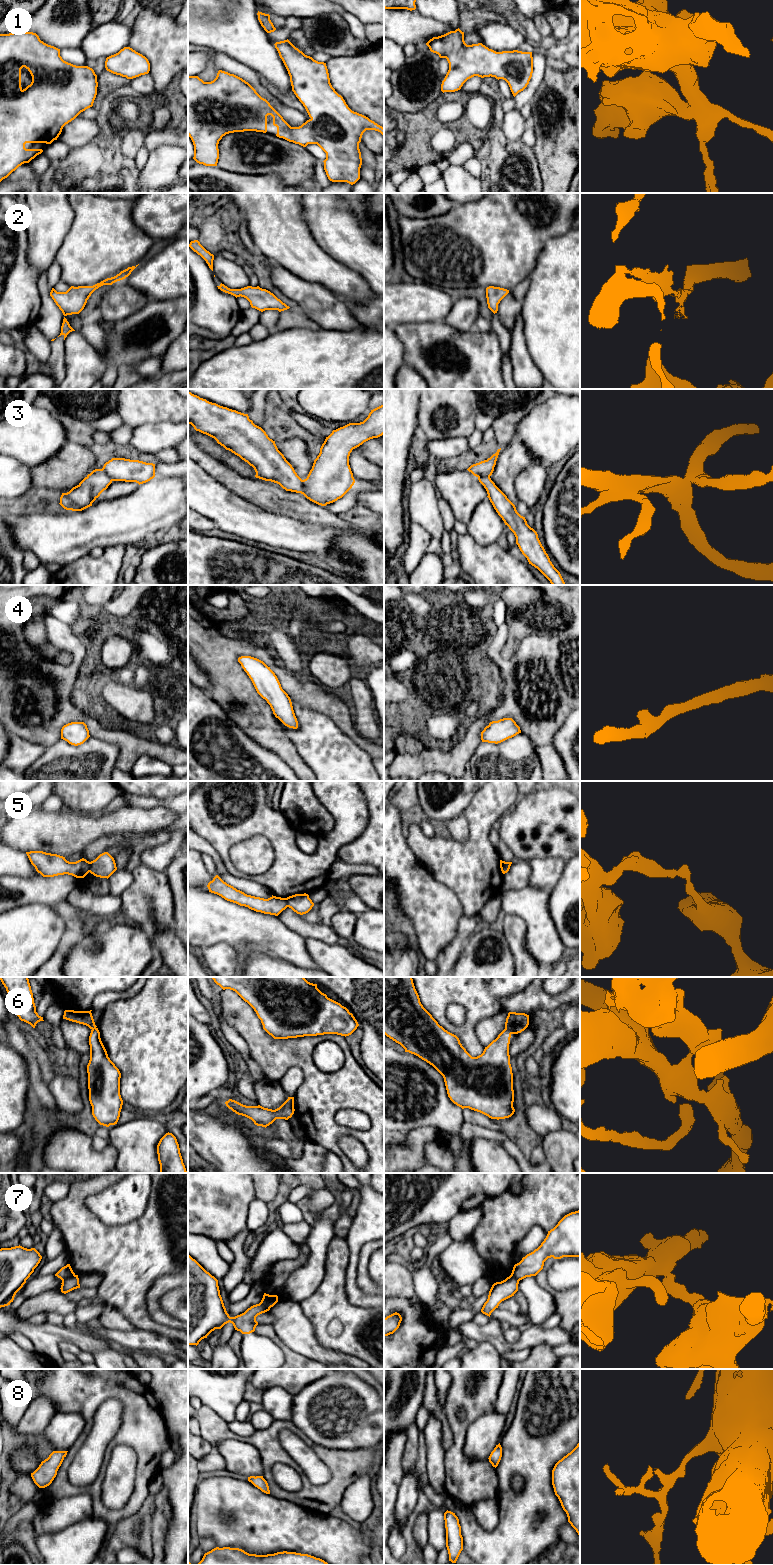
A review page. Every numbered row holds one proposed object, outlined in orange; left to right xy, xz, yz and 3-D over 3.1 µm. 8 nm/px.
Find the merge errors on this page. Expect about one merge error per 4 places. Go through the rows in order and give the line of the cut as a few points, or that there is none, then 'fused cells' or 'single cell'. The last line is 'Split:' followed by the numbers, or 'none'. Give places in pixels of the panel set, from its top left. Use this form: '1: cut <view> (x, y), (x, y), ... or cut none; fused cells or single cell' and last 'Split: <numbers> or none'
1: cut none; single cell
2: cut none; single cell
3: cut none; single cell
4: cut none; single cell
5: cut xy (89, 862), (90, 871); fused cells
6: cut none; single cell
7: cut xy (74, 1274), (62, 1281); fused cells
8: cut none; single cell
Split: 5, 7

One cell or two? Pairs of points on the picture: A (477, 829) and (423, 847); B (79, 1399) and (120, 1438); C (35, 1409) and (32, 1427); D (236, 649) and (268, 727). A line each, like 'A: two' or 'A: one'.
A: one
B: one
C: one
D: one

